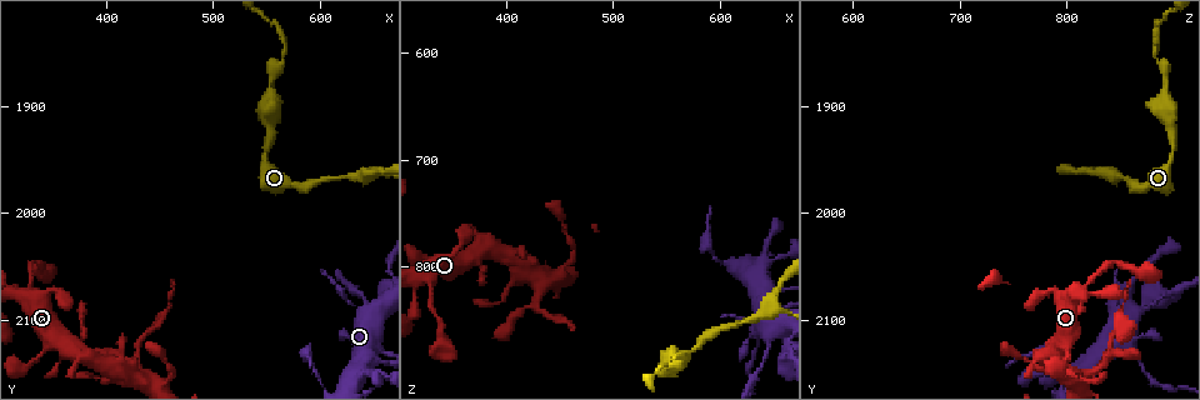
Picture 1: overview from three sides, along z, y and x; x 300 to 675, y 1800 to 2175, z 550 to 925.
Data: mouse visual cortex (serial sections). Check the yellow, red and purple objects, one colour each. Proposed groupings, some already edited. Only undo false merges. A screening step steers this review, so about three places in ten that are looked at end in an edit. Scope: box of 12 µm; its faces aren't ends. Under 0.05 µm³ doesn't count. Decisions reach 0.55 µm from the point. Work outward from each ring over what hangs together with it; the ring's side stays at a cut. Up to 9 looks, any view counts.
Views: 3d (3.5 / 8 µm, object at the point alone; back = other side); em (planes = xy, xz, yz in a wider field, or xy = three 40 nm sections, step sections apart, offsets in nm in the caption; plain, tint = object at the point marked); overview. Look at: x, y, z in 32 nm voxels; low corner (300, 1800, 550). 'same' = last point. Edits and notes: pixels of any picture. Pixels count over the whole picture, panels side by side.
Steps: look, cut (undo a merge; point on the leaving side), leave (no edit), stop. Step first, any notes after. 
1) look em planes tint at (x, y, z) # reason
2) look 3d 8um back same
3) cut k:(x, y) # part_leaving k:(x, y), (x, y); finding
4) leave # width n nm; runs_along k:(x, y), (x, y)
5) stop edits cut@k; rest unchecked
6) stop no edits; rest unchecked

look 3d 3.5um back at (646, 2090, 870) # calibre changes

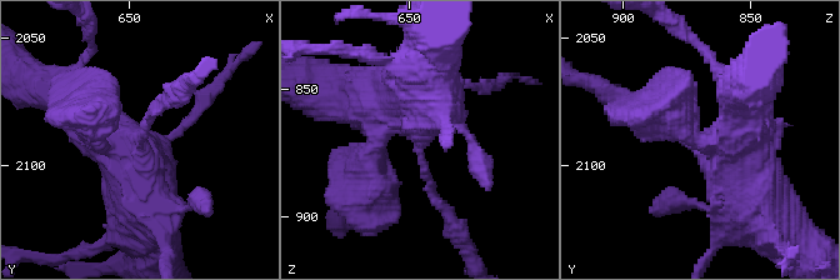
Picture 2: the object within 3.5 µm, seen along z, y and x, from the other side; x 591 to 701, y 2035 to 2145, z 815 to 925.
look em xy step 5 tint at (645, 2090, 871) # now the EM

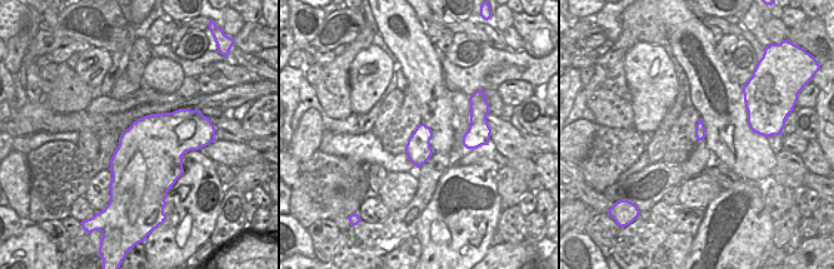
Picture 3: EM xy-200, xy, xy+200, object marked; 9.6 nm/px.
leave # runs_along 2:(749, 205), (718, 148), (630, 101); all the same cell

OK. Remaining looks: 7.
look 3d 3.5um at (430, 2154, 820) # sharp bend

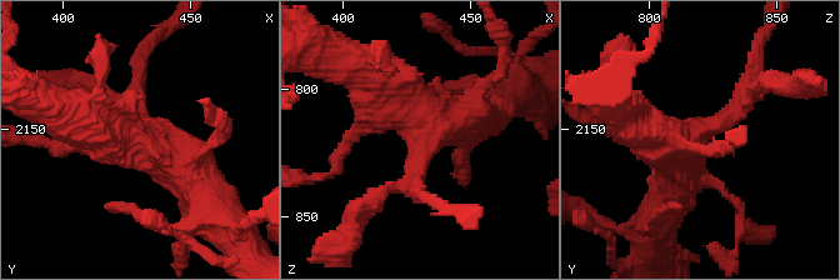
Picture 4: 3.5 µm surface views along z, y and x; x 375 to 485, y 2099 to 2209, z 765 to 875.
look em xy step 1 tint at (431, 2151, 819) # now the EM

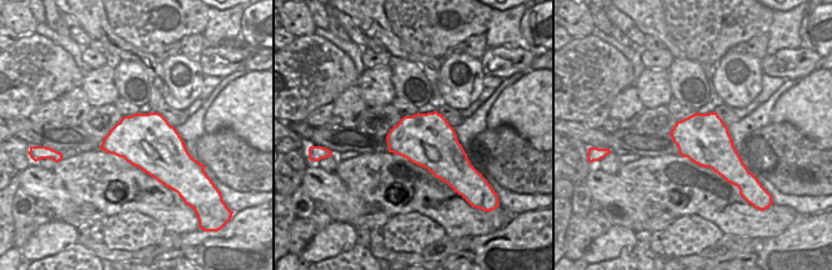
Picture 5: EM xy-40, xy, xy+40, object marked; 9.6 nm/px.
leave # runs_along 4:(361, 68), (423, 119), (404, 186); all the same cell

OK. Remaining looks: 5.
look 3d 3.5um at (638, 2154, 804) # calibre changes

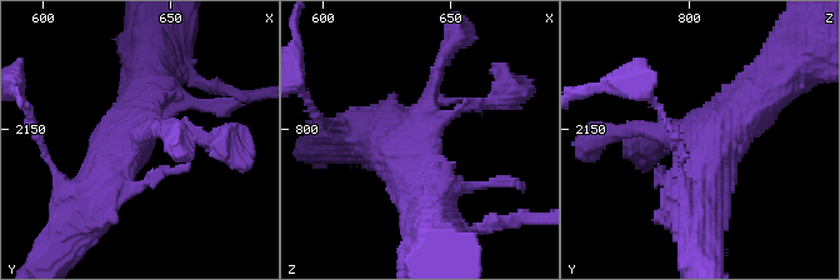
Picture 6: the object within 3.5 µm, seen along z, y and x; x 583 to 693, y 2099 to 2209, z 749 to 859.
look em xy step 1 tint at (636, 2151, 803)

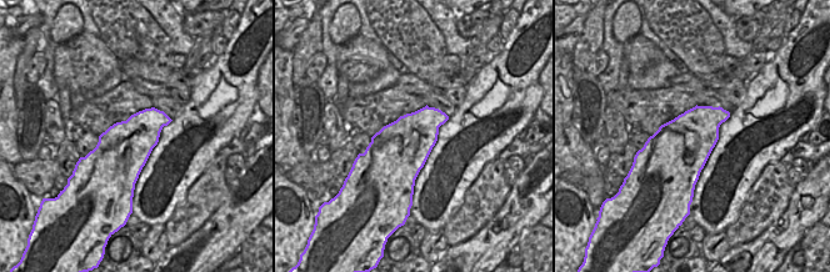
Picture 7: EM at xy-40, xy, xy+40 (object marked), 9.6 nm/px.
leave # all the same cell

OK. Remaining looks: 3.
look 3d 3.5um back at (552, 1910, 894) # branch point

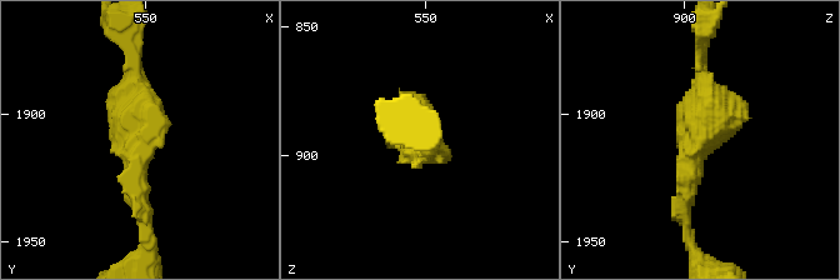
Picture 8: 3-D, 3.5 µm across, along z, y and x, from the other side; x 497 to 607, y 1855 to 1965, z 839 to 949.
look em xy step 3 tint at (553, 1911, 894) # shape alone is not enough

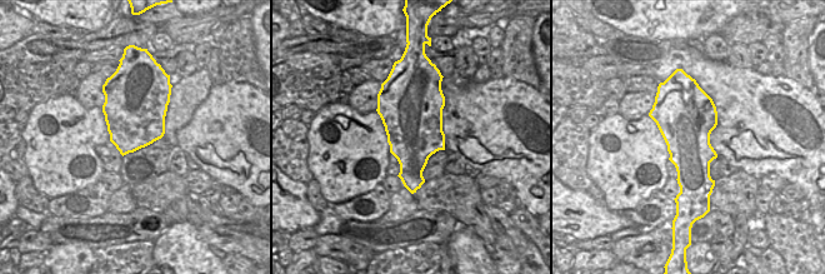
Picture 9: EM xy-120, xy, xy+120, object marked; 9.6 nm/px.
leave # width 600 nm; runs_along 8:(685, 194), (705, 125), (701, 33); all the same cell

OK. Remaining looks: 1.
stop no edits; rest unchecked

